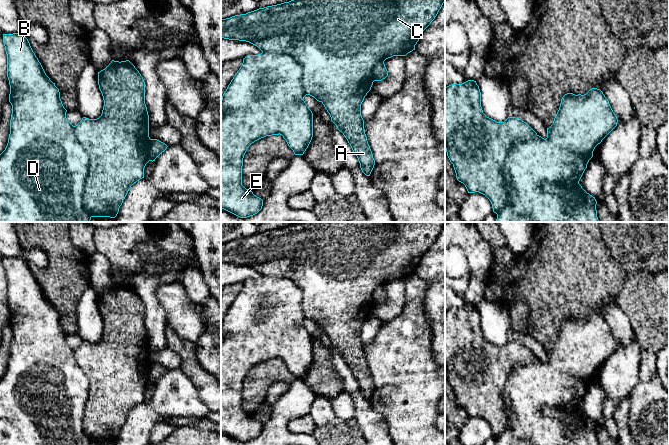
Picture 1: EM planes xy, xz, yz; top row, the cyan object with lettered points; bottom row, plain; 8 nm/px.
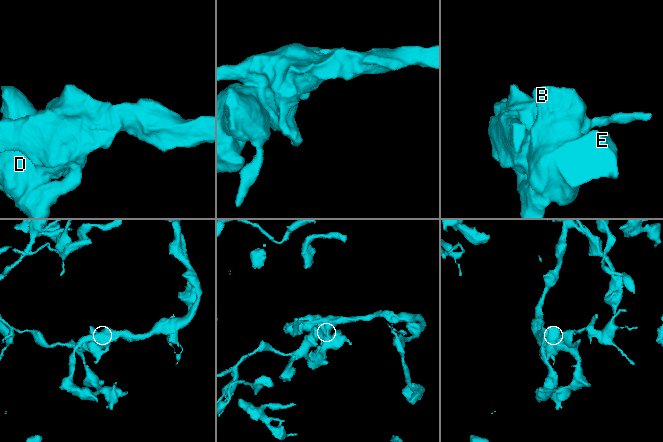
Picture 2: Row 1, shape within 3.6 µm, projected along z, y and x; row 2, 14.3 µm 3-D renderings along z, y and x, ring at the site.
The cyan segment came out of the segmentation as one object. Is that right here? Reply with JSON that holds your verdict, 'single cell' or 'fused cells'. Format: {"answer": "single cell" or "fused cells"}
{"answer": "fused cells"}

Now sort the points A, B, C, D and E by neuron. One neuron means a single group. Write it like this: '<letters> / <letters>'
A C / B D E

